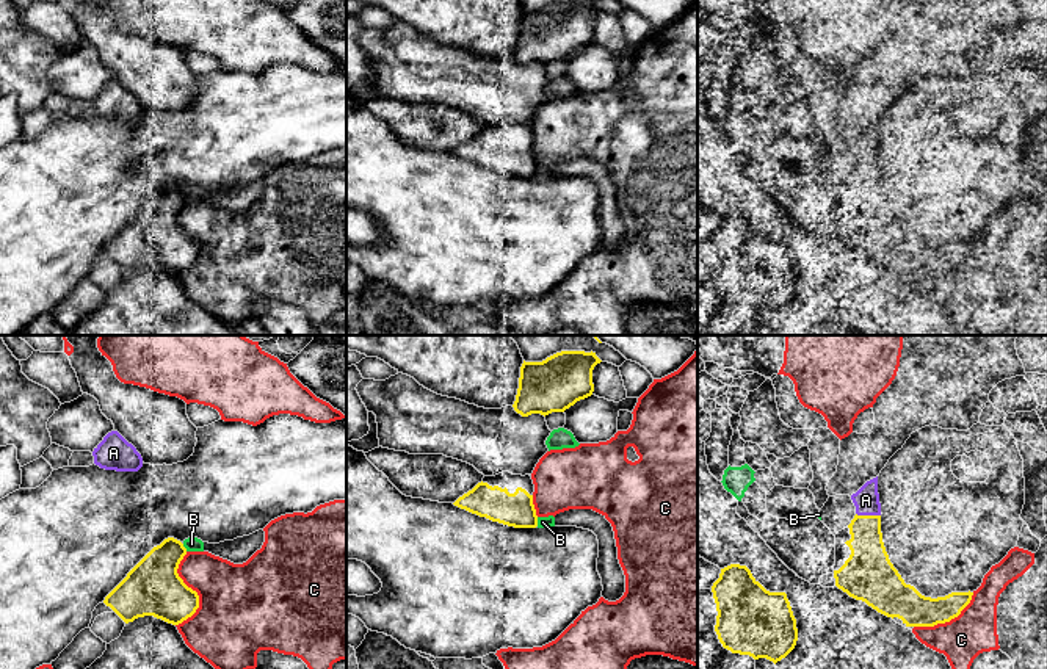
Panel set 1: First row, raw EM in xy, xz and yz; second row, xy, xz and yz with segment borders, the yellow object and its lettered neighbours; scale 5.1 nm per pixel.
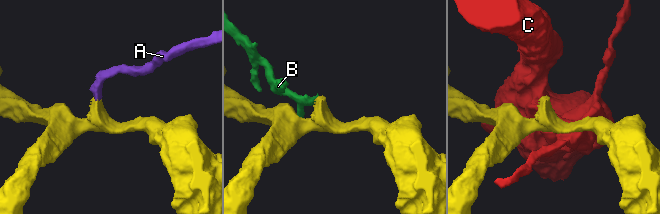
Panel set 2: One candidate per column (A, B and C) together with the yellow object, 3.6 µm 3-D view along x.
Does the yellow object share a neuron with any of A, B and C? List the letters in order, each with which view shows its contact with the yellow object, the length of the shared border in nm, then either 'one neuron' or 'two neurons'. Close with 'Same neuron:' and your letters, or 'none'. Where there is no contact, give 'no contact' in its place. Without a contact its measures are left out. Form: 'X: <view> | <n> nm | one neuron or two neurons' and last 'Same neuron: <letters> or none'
A: yz | 130 nm | one neuron
B: xz | 50 nm | two neurons
C: xy | 380 nm | two neurons
Same neuron: A

